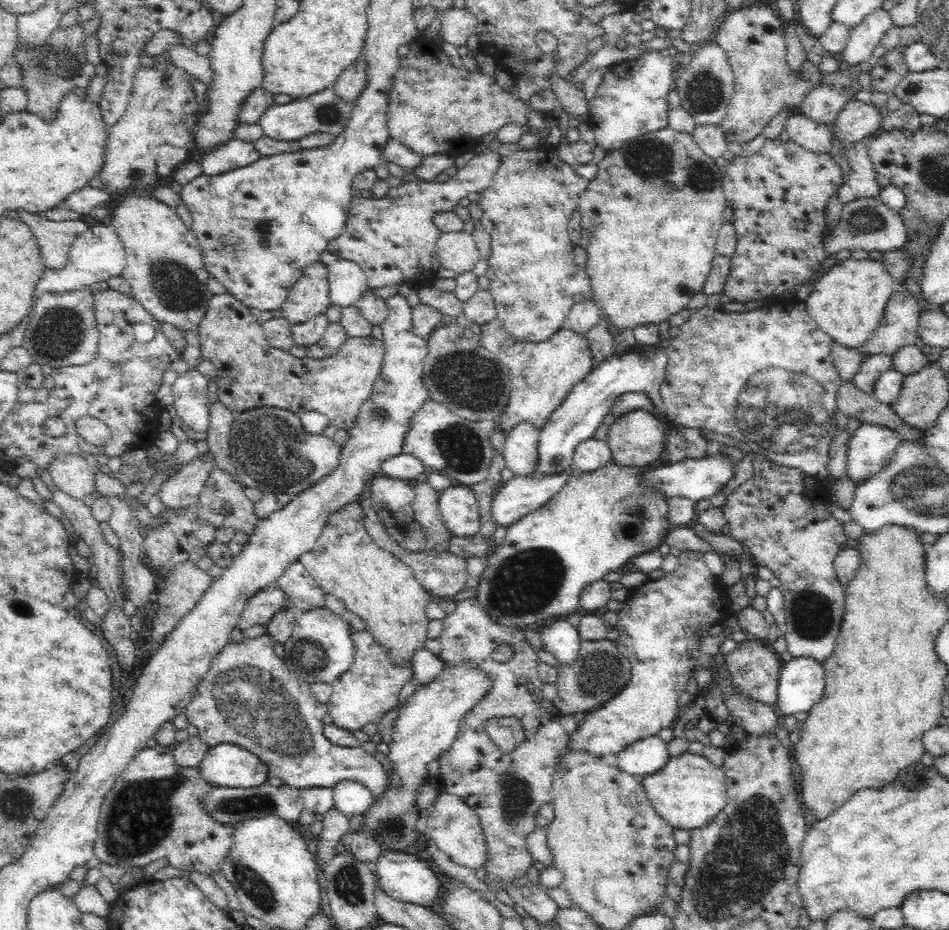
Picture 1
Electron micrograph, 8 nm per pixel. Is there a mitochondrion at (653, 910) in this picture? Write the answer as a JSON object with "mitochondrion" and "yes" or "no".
{"mitochondrion":"no"}

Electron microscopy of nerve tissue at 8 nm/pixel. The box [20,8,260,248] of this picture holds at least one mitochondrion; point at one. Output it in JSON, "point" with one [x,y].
{"point":[53,62]}

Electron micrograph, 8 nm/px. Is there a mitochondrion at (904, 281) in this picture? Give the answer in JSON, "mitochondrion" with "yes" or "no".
{"mitochondrion":"no"}

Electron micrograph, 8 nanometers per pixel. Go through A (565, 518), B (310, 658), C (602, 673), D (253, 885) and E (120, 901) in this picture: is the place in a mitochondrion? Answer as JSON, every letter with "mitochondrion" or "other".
{"A":"other","B":"mitochondrion","C":"mitochondrion","D":"mitochondrion","E":"other"}

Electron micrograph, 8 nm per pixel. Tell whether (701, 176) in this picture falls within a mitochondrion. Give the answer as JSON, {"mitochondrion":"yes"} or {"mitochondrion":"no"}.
{"mitochondrion":"yes"}

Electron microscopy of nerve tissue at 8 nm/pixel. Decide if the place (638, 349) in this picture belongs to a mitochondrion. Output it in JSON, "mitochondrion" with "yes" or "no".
{"mitochondrion":"no"}

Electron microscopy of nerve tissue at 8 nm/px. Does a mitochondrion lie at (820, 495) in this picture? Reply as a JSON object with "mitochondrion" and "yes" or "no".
{"mitochondrion":"no"}

